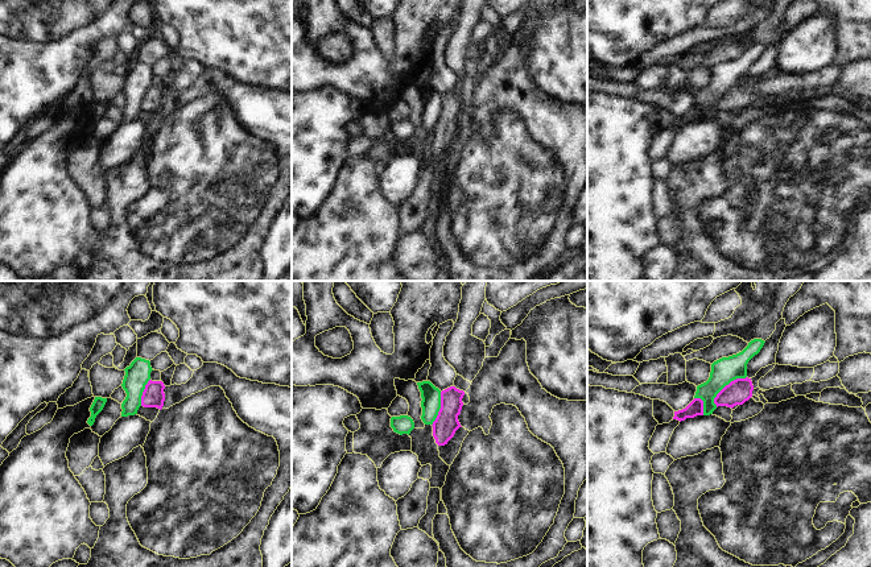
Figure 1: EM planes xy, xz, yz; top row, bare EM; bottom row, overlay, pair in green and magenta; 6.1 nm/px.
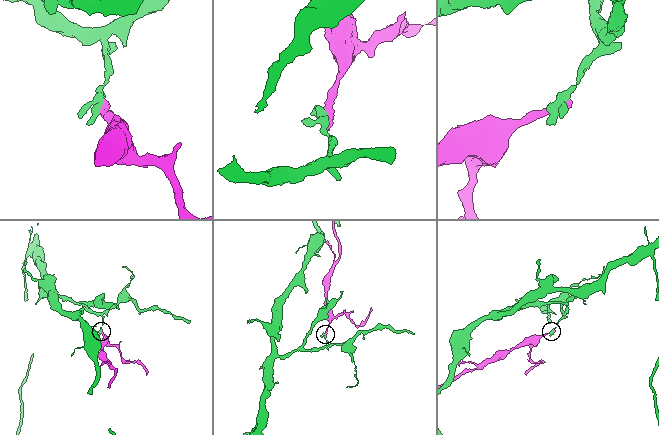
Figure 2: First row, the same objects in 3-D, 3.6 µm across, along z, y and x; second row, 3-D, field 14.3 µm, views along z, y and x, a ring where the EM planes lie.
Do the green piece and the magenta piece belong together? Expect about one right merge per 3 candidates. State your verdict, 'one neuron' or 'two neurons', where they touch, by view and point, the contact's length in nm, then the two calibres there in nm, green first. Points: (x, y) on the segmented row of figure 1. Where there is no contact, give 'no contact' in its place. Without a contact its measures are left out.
two neurons; meets green in yz at (725, 385); contact 260 nm long; 160 nm thick on the green side, 150 nm on the other

